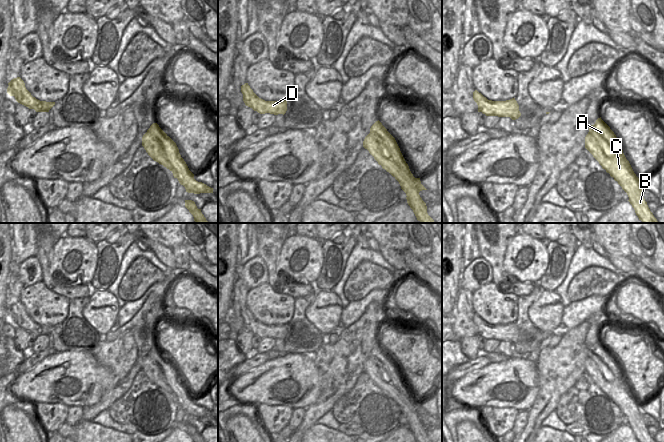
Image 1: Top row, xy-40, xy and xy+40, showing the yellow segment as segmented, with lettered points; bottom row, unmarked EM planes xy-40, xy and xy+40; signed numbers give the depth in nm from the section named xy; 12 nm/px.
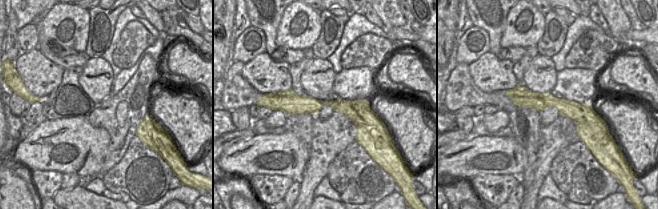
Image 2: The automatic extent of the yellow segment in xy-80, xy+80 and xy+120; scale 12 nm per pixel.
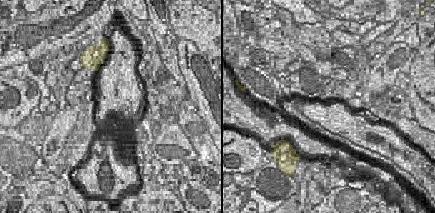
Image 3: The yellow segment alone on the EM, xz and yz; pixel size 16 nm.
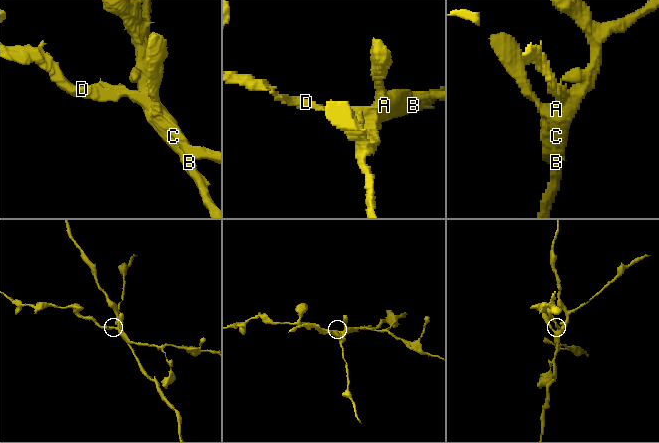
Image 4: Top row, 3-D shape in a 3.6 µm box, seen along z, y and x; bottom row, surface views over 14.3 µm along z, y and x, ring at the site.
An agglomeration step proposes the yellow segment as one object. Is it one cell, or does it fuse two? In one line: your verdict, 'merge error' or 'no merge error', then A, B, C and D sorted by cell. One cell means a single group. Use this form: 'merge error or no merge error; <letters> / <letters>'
merge error; A D / B C

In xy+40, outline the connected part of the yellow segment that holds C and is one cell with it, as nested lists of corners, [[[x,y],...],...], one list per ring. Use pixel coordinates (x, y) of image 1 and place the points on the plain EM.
[[[592,358],[586,359],[585,372],[627,417],[628,425],[638,442],[655,442],[642,419],[642,406],[634,397],[626,381],[621,381],[618,377],[612,377],[609,380],[610,375],[604,373]]]

